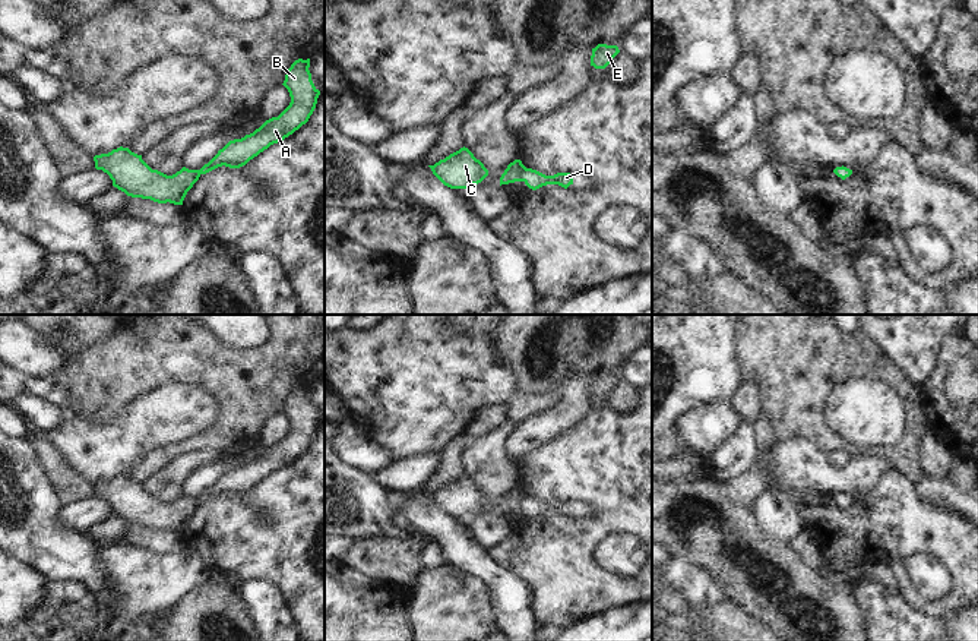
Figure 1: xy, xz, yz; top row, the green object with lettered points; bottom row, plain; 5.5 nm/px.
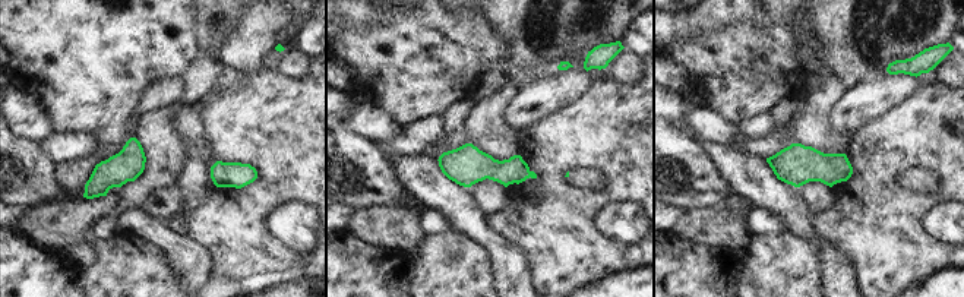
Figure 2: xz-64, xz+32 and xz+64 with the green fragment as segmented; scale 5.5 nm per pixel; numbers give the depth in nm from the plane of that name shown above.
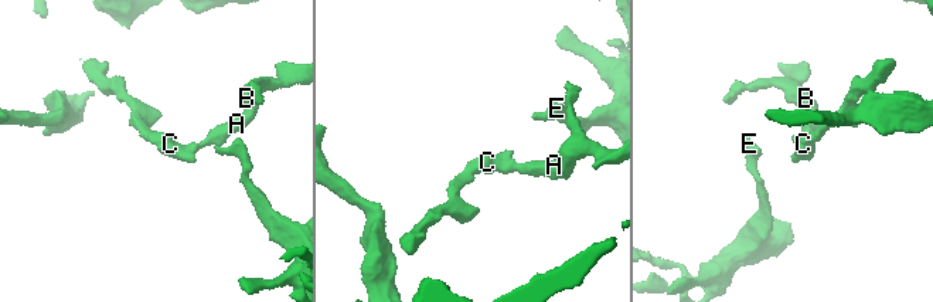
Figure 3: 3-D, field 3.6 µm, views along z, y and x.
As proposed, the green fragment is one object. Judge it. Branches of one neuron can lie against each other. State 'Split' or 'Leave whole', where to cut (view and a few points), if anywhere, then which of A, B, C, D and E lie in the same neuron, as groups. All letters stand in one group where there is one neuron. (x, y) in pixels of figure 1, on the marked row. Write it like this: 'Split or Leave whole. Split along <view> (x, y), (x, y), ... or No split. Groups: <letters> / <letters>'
Leave whole. No split. Groups: A B C D E

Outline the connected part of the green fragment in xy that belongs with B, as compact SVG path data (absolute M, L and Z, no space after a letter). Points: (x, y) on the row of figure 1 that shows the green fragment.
M298 59L288 69L282 85L288 89L291 102L278 117L266 120L259 129L241 139L230 140L200 170L183 167L175 174L167 176L152 170L142 160L142 155L123 146L108 154L95 155L95 168L107 173L113 186L127 196L151 199L158 203L183 205L187 192L202 174L222 165L240 168L308 121L320 95L311 80L308 67L310 59Z

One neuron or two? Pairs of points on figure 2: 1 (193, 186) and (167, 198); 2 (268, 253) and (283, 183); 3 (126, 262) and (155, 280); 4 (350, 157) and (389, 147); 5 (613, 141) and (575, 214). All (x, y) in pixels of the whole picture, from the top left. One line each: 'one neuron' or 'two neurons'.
1: two neurons
2: one neuron
3: one neuron
4: two neurons
5: one neuron

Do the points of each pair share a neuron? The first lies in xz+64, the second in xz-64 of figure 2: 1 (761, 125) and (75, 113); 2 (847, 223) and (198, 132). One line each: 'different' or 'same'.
1: different
2: different

